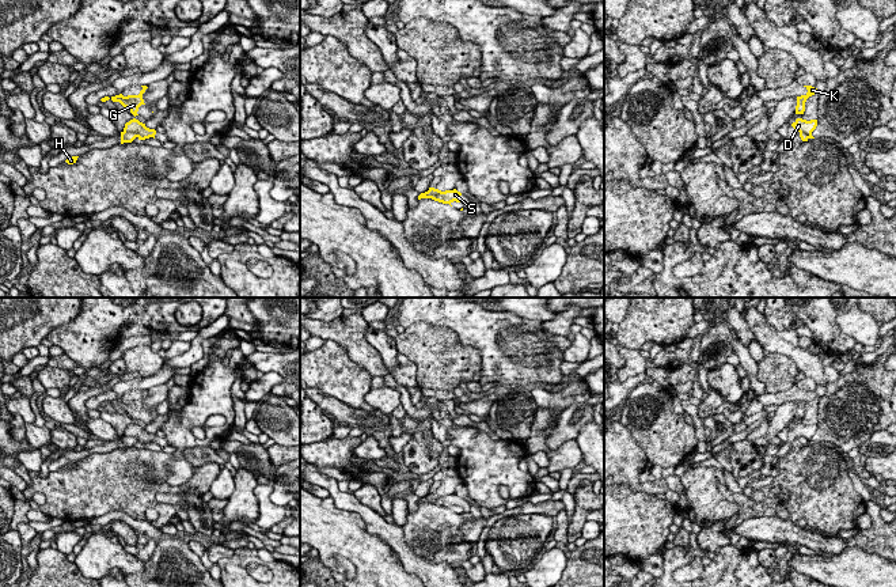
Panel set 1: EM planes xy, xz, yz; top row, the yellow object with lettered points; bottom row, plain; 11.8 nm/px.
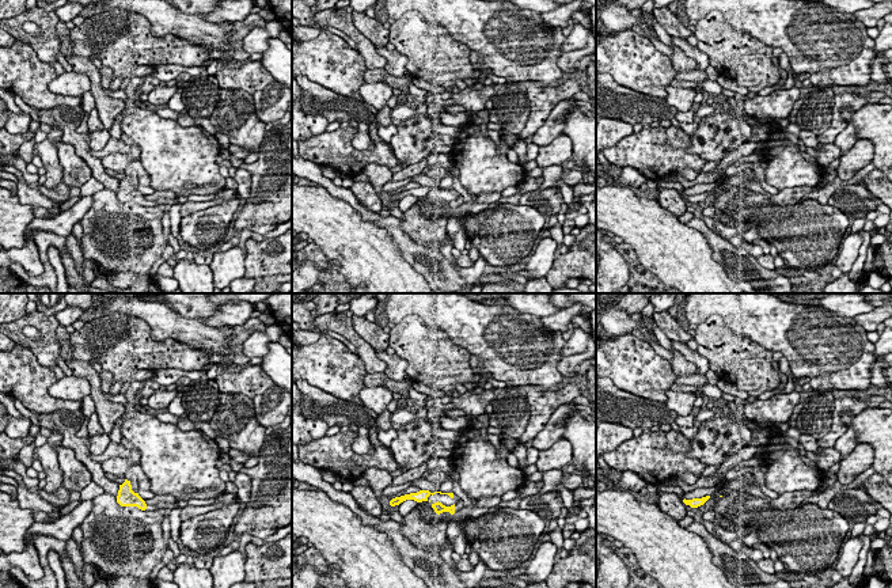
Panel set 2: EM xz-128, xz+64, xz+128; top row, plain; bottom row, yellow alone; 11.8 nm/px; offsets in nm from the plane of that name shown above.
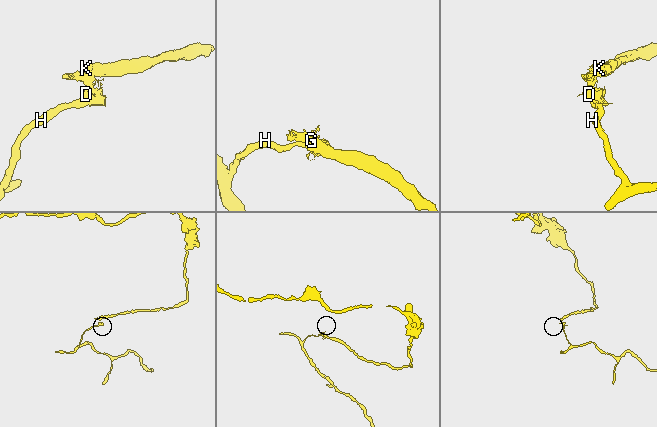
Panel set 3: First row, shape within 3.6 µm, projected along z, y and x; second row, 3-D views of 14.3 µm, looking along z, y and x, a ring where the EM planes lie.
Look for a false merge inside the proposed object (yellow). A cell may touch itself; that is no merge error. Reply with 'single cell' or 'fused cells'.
fused cells

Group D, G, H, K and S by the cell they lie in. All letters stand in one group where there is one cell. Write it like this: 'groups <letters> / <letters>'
groups D G K S / H

